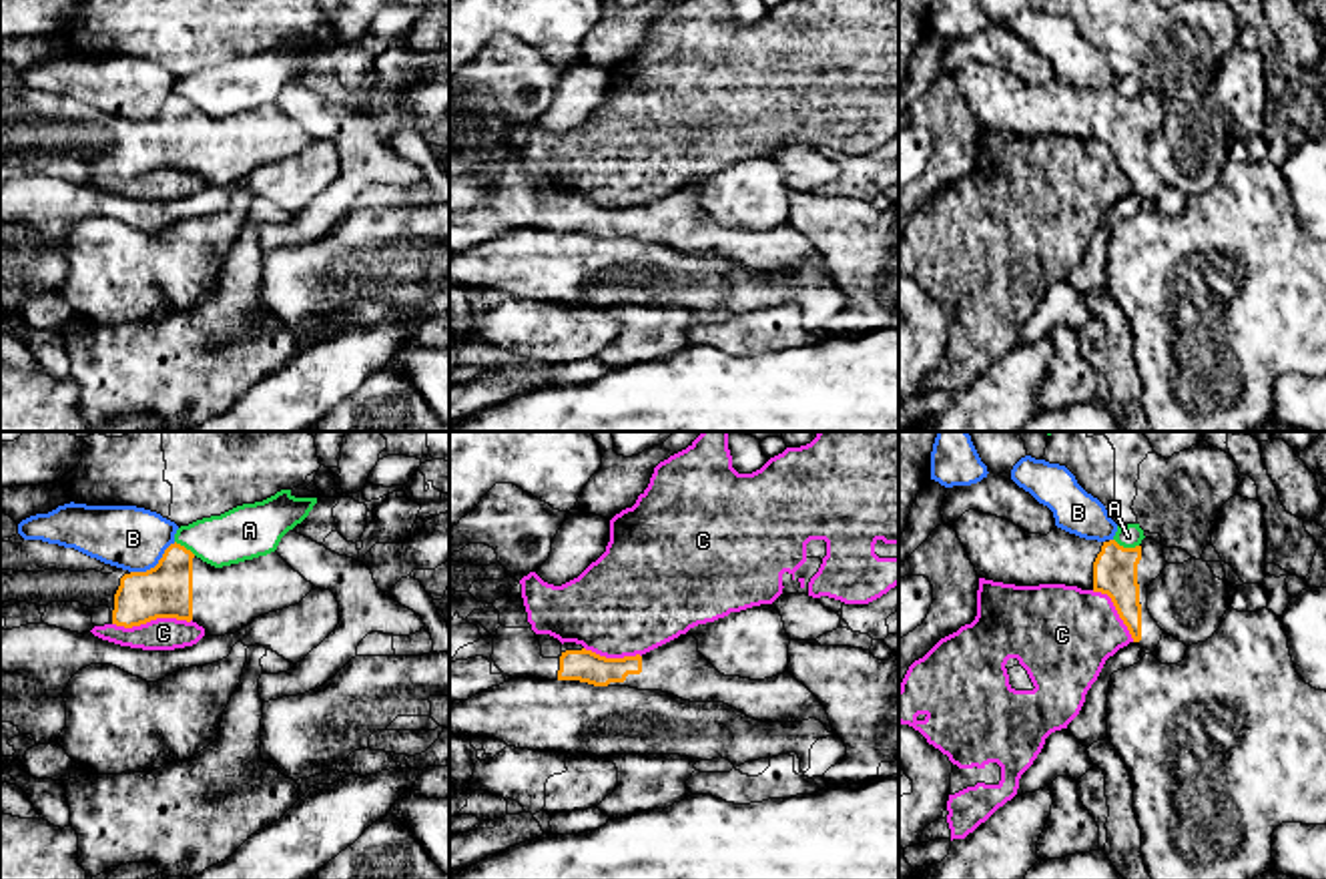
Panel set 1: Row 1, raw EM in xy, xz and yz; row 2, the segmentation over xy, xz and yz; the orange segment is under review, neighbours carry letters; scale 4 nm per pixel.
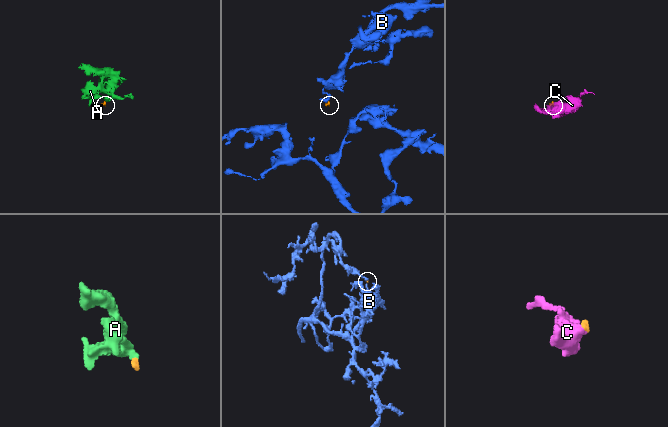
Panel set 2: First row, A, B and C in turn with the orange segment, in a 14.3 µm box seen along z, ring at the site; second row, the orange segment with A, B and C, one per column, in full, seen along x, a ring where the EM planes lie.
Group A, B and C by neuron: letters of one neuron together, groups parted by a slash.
A / B / C

